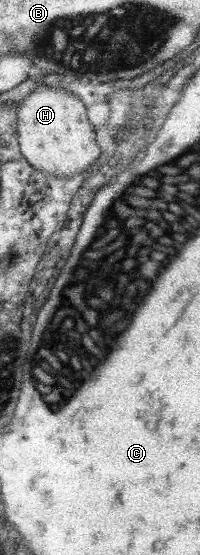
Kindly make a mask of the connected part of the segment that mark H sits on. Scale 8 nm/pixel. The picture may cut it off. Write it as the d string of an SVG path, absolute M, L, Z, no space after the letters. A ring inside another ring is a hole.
M43 85L29 94L17 108L19 113L19 146L23 156L37 168L55 176L81 174L101 157L95 146L95 130L85 118L83 102L75 92L63 86Z

